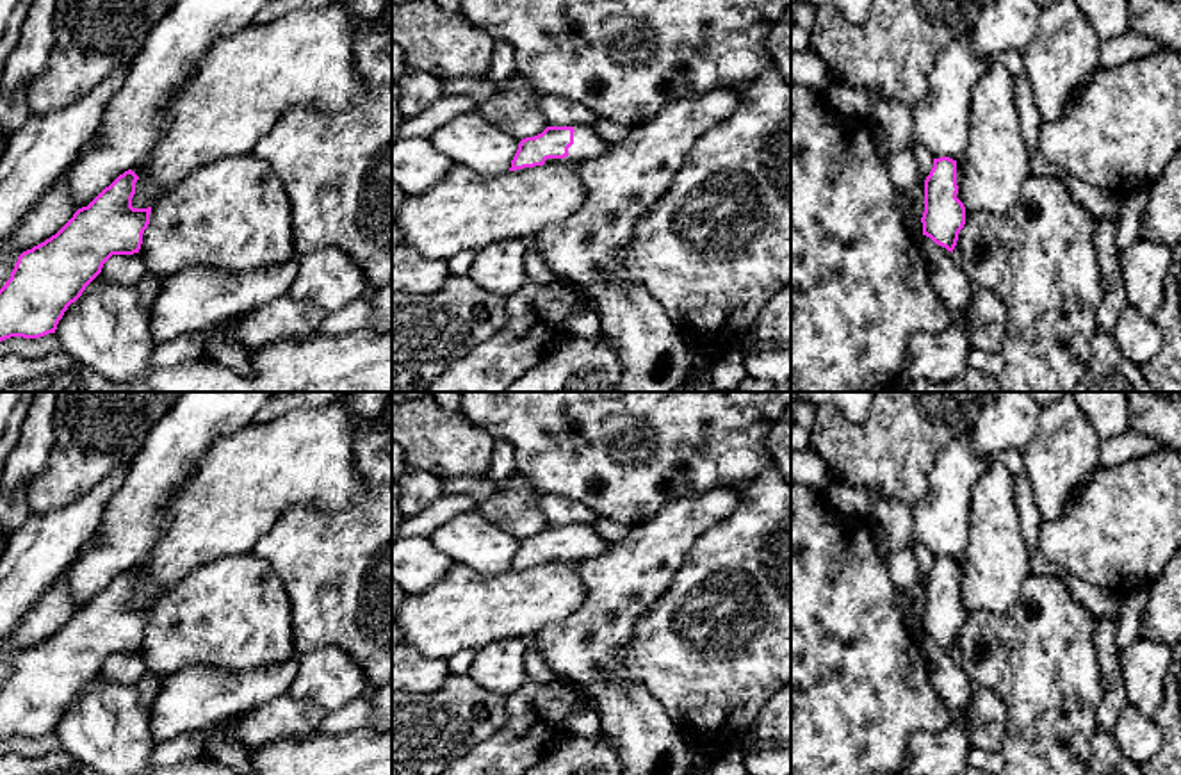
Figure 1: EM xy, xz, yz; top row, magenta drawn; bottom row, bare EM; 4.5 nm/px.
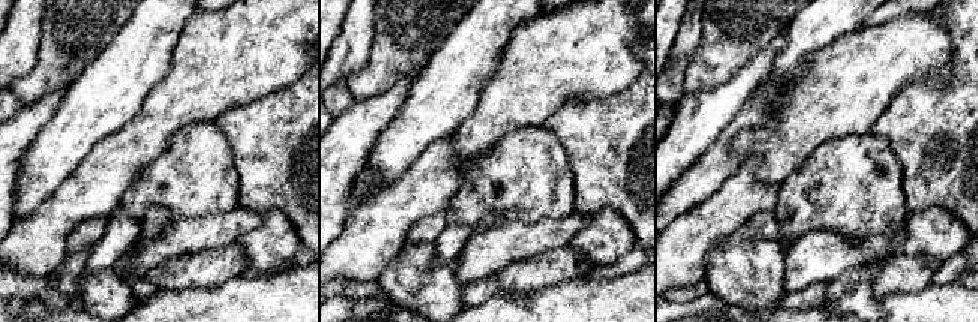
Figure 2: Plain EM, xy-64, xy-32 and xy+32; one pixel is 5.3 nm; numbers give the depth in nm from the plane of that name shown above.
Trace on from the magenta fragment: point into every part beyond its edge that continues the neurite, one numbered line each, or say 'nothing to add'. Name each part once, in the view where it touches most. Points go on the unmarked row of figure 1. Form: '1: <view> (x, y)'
1: xz (467, 610)

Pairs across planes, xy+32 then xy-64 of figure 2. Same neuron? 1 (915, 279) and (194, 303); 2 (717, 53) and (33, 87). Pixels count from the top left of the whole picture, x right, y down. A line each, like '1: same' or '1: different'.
1: different
2: same

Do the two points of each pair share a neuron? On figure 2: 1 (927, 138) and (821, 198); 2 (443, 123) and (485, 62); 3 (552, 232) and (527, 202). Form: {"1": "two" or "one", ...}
{"1": "two", "2": "one", "3": "two"}

